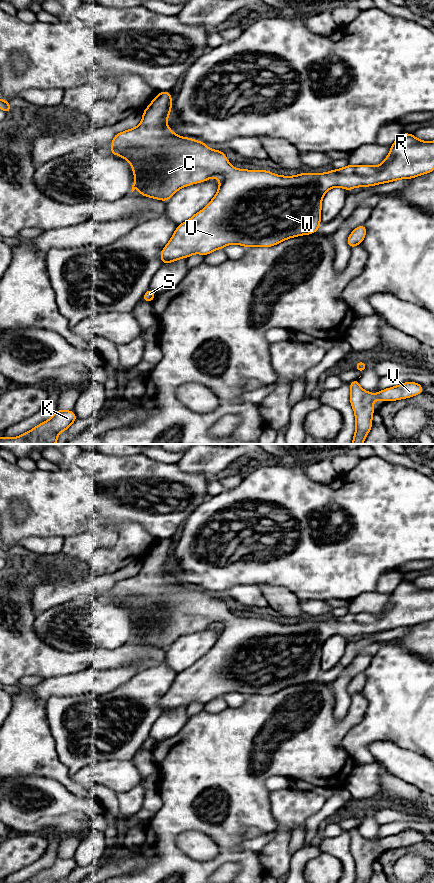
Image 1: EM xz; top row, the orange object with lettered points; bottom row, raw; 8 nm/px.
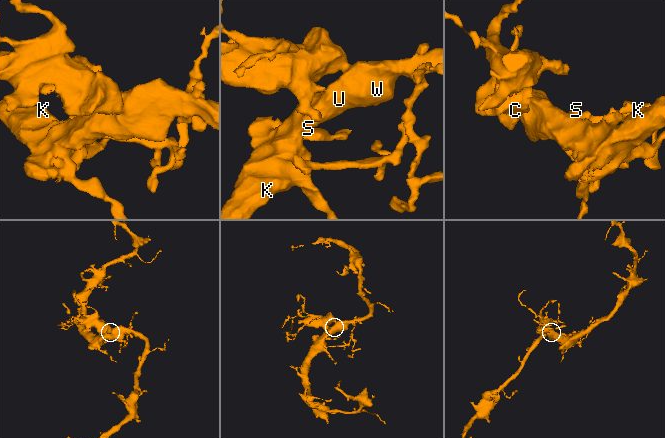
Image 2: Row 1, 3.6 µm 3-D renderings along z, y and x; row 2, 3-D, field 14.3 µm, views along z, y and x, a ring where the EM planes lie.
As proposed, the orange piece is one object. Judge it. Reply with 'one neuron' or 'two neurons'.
one neuron

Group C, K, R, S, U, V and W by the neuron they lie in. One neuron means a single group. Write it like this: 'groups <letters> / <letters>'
groups C K R S U V W

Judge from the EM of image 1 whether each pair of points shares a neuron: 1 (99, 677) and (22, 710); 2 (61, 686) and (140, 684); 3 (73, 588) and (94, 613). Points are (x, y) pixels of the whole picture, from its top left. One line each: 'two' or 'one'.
1: two
2: two
3: two

